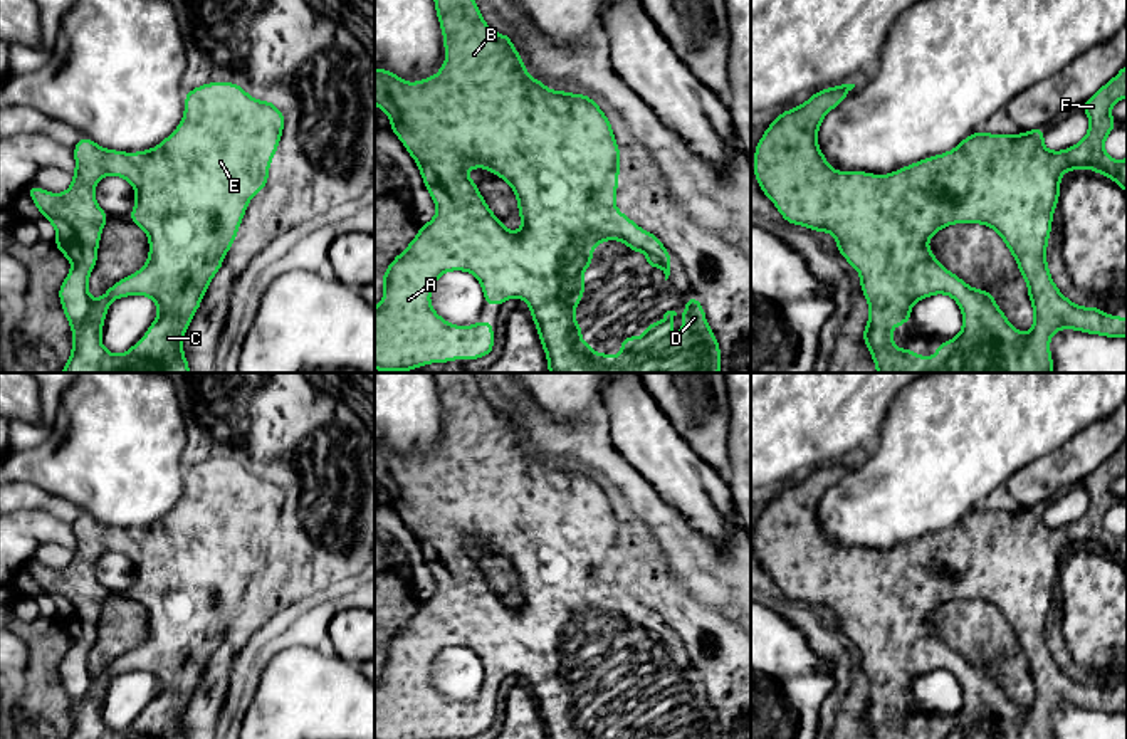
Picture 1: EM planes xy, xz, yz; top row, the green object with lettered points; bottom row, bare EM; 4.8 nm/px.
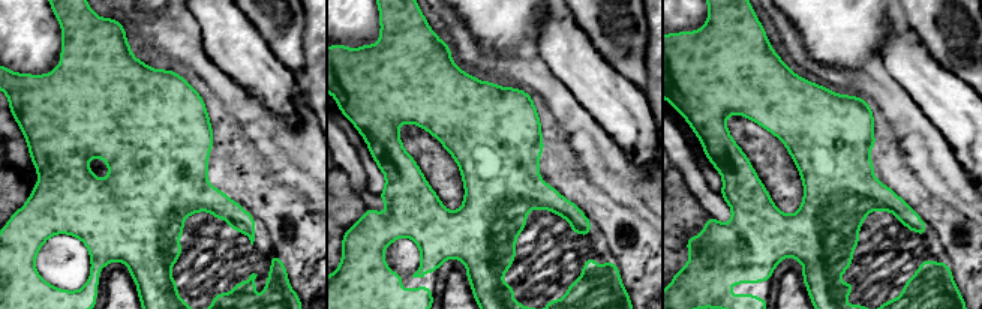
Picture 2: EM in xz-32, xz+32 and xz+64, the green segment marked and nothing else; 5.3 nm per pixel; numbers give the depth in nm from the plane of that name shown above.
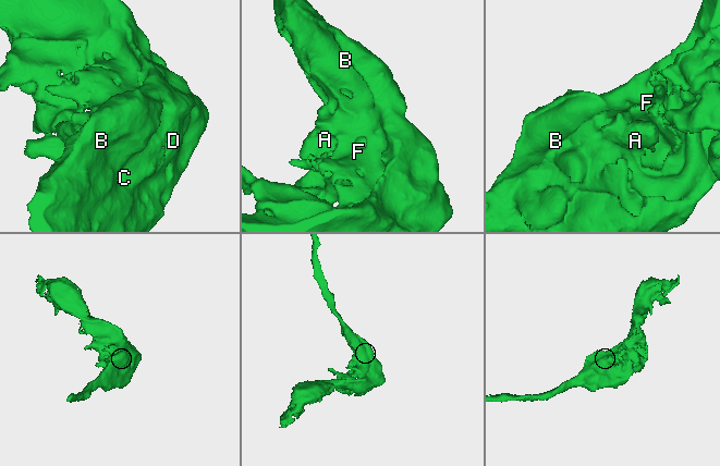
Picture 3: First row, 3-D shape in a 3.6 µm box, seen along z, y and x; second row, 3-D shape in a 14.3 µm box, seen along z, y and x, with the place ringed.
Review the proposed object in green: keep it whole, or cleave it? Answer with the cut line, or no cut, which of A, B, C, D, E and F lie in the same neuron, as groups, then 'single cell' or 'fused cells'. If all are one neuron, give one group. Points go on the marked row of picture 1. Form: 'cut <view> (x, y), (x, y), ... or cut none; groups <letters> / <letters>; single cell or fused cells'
cut none; groups A B C D E F; single cell

